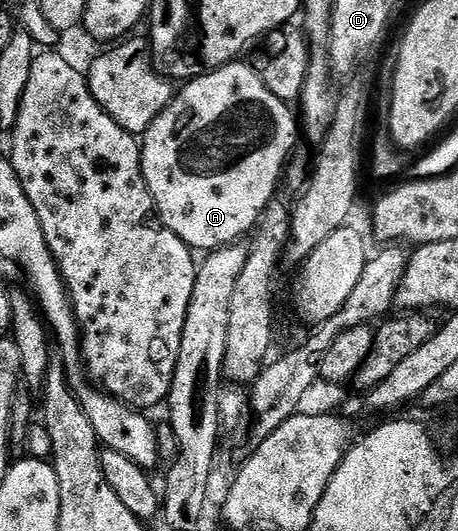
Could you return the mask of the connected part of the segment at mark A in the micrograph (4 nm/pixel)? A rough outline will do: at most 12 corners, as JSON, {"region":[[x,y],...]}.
{"region":[[237,59],[142,135],[156,215],[193,251],[247,238],[296,145]]}

